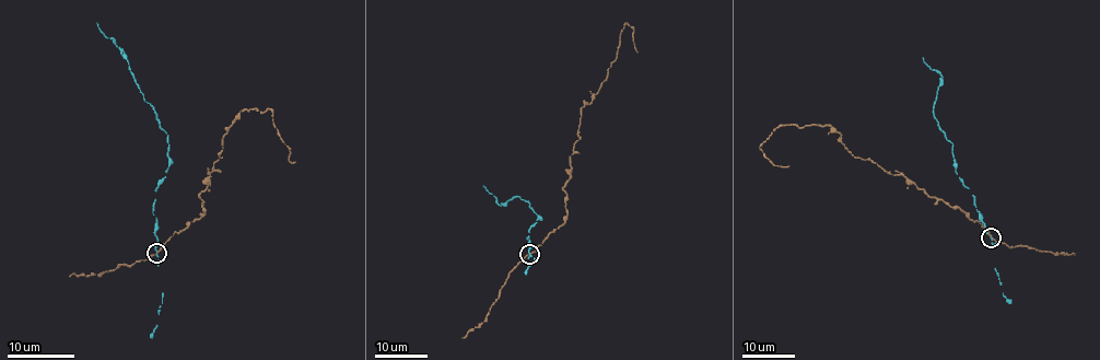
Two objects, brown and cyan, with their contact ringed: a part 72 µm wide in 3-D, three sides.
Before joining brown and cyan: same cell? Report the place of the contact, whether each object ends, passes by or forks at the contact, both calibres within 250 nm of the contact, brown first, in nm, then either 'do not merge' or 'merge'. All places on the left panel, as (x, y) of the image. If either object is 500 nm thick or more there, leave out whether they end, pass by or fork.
at (156, 253); brown passes by; cyan passes by; 160 nm thick on the brown side, 150 nm on the other; do not merge

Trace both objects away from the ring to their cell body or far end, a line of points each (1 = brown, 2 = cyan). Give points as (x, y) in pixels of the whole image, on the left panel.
1: (156, 253), (206, 213), (199, 195), (221, 158), (222, 136), (241, 111), (268, 107), (295, 162)
2: (156, 254), (153, 202), (156, 187), (168, 169), (168, 135), (141, 92), (128, 60), (97, 23)

